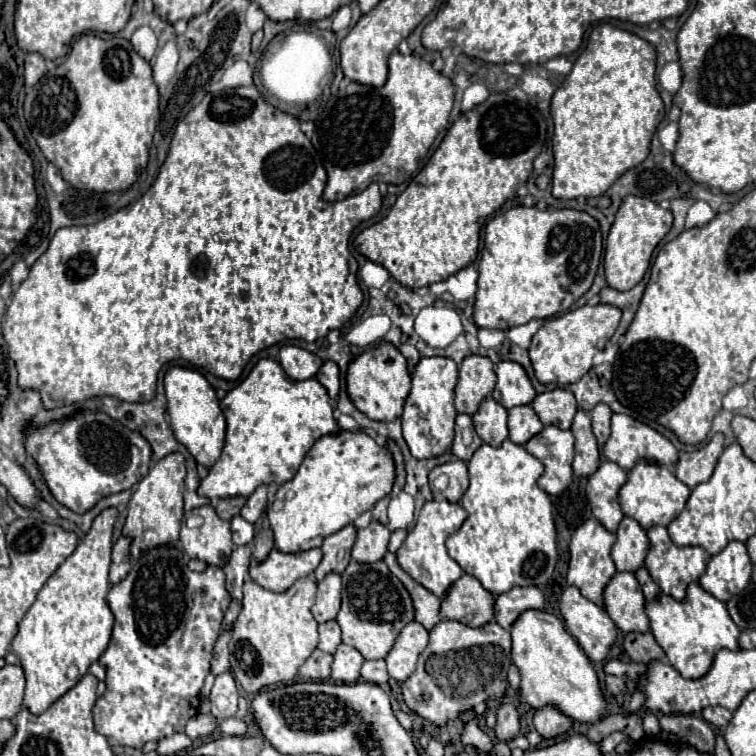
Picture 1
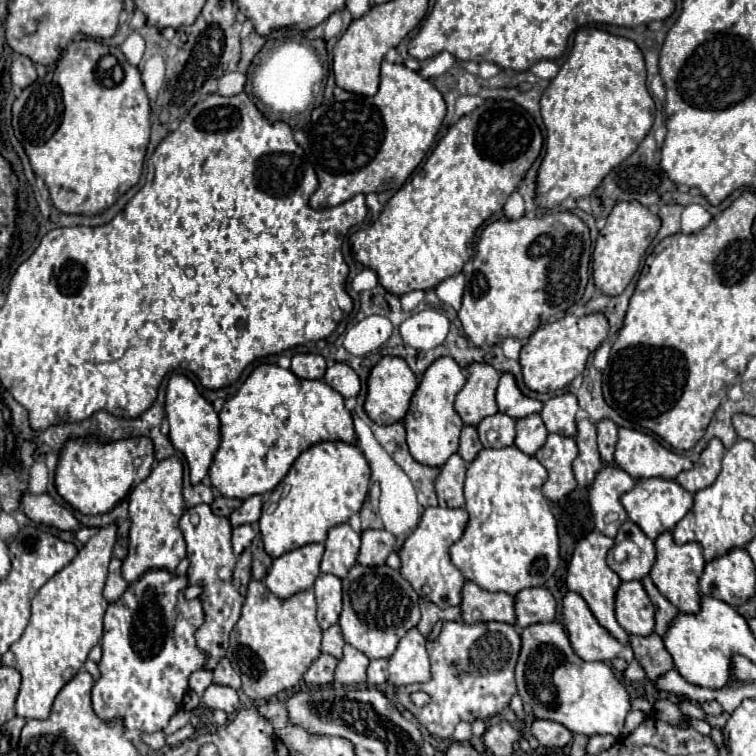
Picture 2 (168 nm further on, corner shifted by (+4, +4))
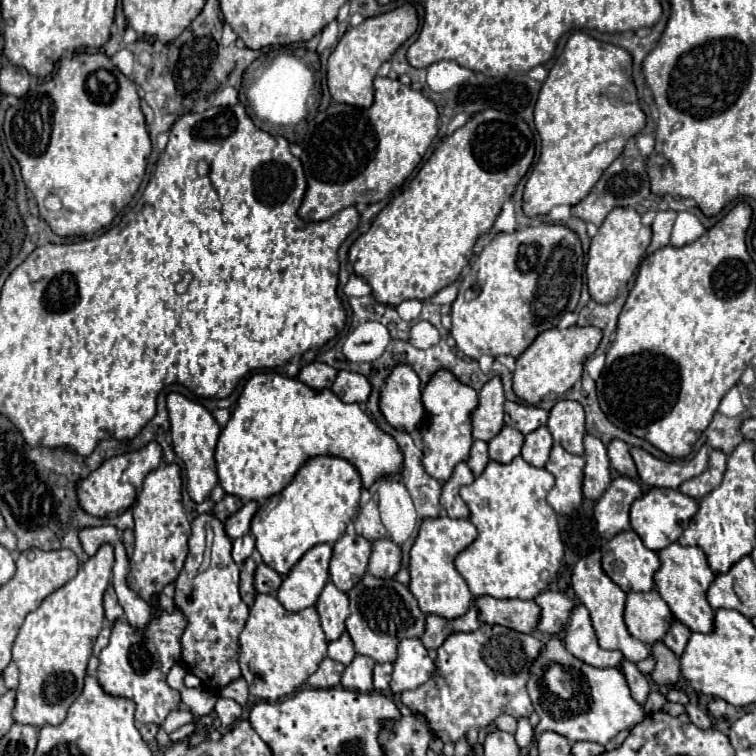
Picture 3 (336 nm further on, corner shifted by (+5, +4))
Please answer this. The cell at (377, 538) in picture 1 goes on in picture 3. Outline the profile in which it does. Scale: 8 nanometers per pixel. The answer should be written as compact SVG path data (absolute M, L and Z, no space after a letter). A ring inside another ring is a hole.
M380 539L372 543L372 555L368 563L368 573L378 579L394 579L402 567L402 551L390 539Z

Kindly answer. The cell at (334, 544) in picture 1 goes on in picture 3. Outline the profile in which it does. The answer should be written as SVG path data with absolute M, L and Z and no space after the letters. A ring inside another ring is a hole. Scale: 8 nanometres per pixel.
M342 535L334 543L334 555L330 561L332 583L348 593L356 583L362 581L368 559L372 553L372 543L362 535Z

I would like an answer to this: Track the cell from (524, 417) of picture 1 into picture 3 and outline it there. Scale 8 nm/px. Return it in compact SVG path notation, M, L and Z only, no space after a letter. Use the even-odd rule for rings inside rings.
M546 427L536 429L536 433L528 433L526 435L526 443L522 449L522 457L524 461L528 461L534 467L544 467L548 461L548 455L552 451L552 435Z

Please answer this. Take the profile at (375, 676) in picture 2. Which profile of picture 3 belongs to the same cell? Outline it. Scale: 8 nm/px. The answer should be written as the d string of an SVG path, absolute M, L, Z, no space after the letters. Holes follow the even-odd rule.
M382 663L374 667L374 689L376 691L386 691L388 683L392 677L392 663Z

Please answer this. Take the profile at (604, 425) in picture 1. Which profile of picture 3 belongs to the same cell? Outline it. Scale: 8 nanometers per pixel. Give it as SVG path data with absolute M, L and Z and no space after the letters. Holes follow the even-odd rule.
M612 441L612 445L608 445L608 457L610 457L612 467L620 475L626 475L630 479L638 479L638 471L634 465L634 459L630 455L630 447L624 445L624 441Z

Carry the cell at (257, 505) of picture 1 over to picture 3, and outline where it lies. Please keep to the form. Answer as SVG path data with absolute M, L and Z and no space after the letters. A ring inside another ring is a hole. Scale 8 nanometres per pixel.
M256 501L244 503L244 507L240 511L236 511L232 517L228 517L228 521L224 523L226 535L230 539L238 539L238 537L246 535L250 531L250 521L252 521L256 509L258 509L258 503Z

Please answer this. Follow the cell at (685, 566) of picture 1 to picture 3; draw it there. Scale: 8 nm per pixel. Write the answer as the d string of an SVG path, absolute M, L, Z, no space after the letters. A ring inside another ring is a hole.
M672 543L658 551L660 555L660 569L654 575L656 591L668 603L674 617L684 623L690 631L698 633L712 633L714 631L714 611L706 601L706 591L714 581L714 573L708 567L706 555L700 547L682 547L680 543Z

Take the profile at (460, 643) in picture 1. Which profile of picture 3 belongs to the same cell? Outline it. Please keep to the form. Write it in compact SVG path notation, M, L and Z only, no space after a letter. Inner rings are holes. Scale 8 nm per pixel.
M482 625L472 633L452 633L438 649L436 675L418 689L402 693L402 703L412 713L424 715L434 735L444 743L466 739L468 747L474 749L478 731L492 725L498 715L530 717L534 707L526 691L528 667L542 649L544 643L538 637L502 625Z

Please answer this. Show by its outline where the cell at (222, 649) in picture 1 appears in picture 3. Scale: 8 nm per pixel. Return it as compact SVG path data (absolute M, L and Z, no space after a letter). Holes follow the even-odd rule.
M236 679L232 681L230 685L226 685L222 691L220 691L222 697L230 697L234 701L238 701L240 705L246 705L248 699L250 699L250 693L248 693L248 685L244 679Z

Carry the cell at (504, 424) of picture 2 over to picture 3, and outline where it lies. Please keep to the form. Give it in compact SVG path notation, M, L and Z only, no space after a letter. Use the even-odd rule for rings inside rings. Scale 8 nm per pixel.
M504 427L492 441L488 441L488 453L492 461L510 463L520 455L524 445L524 435L514 427Z

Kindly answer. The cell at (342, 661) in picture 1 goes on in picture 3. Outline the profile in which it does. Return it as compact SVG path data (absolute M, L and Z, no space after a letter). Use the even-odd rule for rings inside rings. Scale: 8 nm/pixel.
M356 655L354 661L346 667L342 675L342 685L346 689L356 689L356 691L372 691L372 669L374 661L364 655Z

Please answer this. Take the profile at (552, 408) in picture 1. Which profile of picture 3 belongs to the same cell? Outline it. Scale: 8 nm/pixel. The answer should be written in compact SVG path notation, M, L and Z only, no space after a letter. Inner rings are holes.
M558 401L548 419L548 429L556 443L560 443L568 453L582 455L582 439L586 435L584 427L584 409L576 401Z

